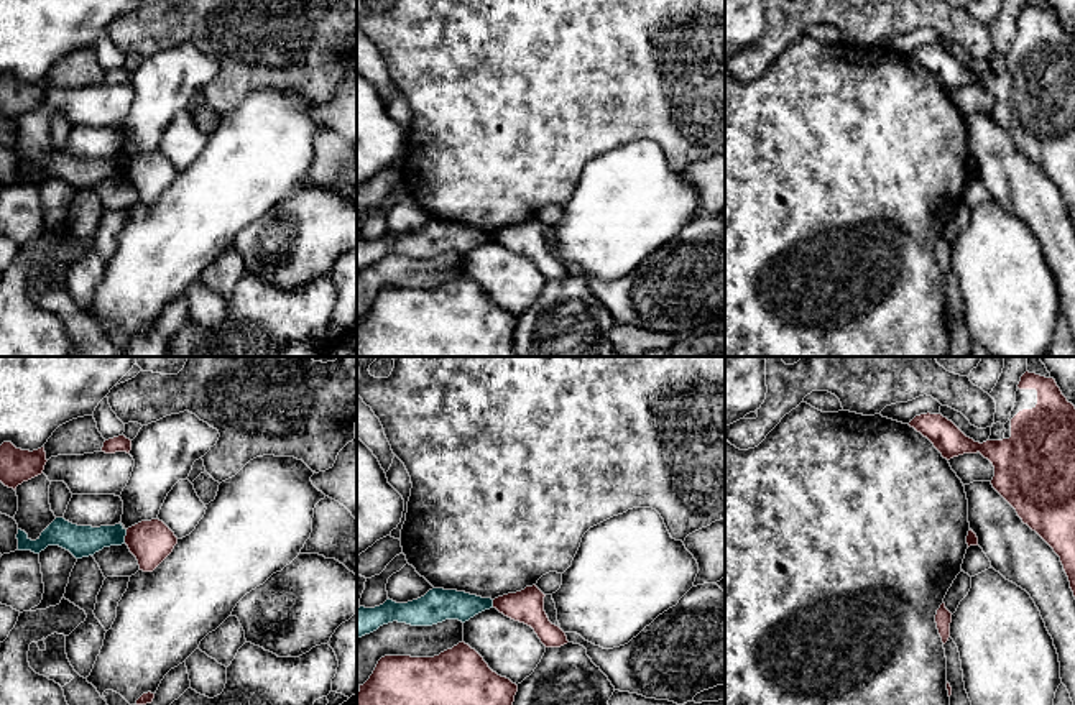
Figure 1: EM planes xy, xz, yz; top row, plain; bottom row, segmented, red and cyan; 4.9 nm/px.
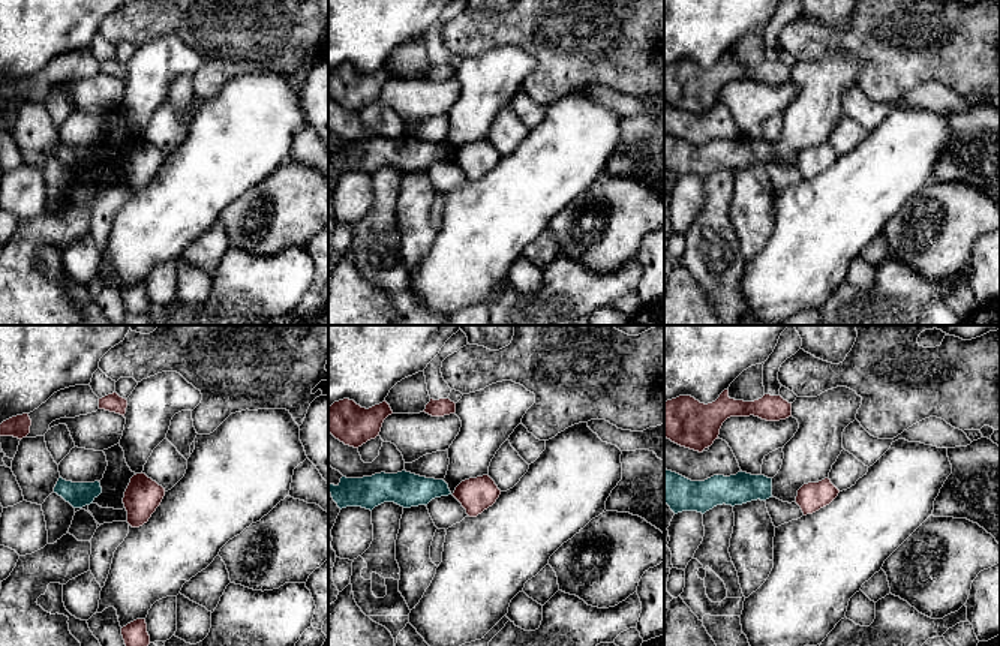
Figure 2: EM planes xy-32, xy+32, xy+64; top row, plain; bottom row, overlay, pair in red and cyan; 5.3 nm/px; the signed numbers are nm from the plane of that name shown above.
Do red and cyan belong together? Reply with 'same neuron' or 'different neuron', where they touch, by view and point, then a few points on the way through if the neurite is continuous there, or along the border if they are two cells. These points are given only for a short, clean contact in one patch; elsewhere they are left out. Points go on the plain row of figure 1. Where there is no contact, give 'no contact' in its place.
different neuron; contact xy (125, 168); border xy (127, 161), (124, 175)

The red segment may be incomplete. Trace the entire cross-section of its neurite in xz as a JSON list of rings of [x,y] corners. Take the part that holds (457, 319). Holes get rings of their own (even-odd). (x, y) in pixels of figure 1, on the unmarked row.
[[[464,273],[434,289],[385,288],[357,325],[357,357],[518,357],[513,334],[518,317],[493,304]]]

